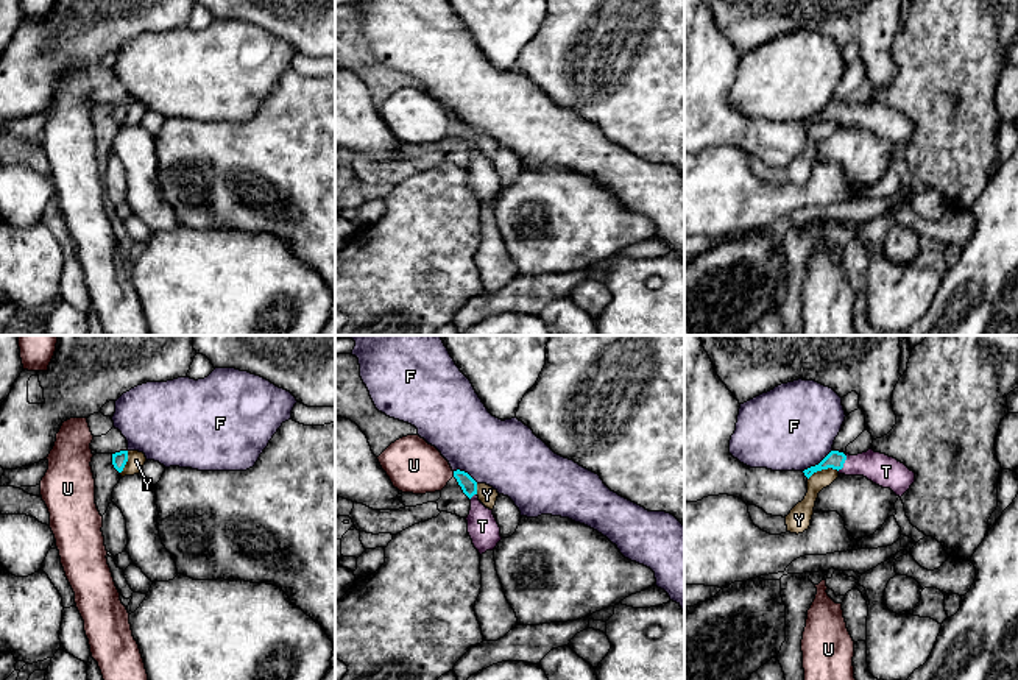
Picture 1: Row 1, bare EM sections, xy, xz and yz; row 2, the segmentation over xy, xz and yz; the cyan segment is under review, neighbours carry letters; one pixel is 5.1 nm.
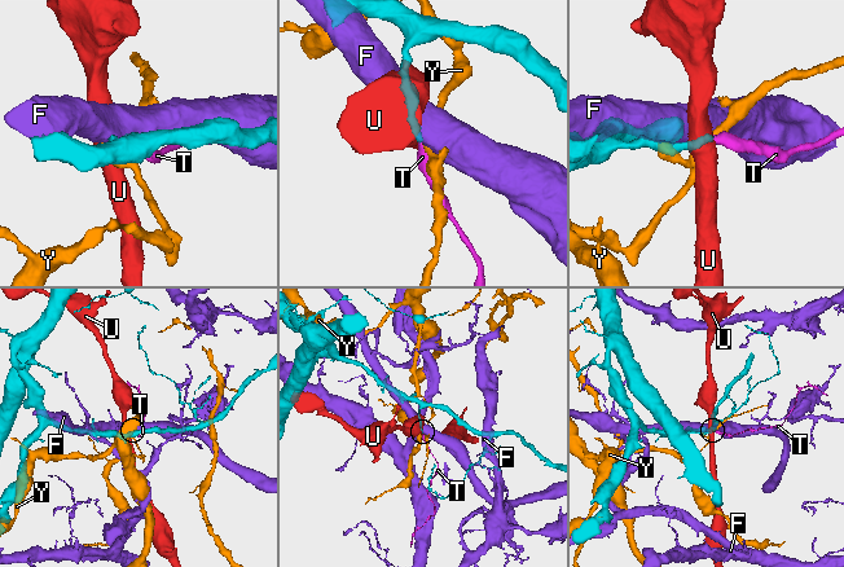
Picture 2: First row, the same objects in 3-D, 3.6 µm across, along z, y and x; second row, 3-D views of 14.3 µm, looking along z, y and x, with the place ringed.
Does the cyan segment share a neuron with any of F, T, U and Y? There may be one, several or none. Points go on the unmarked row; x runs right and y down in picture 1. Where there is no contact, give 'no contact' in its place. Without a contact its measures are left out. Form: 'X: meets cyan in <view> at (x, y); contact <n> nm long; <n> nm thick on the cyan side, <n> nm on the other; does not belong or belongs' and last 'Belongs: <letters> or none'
F: meets cyan in yz at (819, 114); contact 200 nm long; 90 nm thick on the cyan side, 440 nm on the other; does not belong
T: meets cyan in yz at (844, 113); contact 100 nm long; 90 nm thick on the cyan side, 160 nm on the other; belongs
U: meets cyan in xz at (454, 125); contact 30 nm long; 80 nm thick on the cyan side, 280 nm on the other; does not belong
Y: meets cyan in yz at (822, 119); contact 170 nm long; 90 nm thick on the cyan side, 100 nm on the other; does not belong
Belongs: T

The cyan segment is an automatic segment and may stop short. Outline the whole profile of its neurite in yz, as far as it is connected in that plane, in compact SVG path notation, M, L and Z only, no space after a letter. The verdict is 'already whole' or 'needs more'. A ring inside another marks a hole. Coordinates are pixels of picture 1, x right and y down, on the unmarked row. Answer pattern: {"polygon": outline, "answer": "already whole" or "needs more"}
{"polygon": "M873 100L857 106L831 101L818 115L803 123L809 129L814 123L828 119L837 120L839 125L845 126L864 126L882 139L890 139L900 148L915 133L915 123L904 114Z", "answer": "needs more"}

